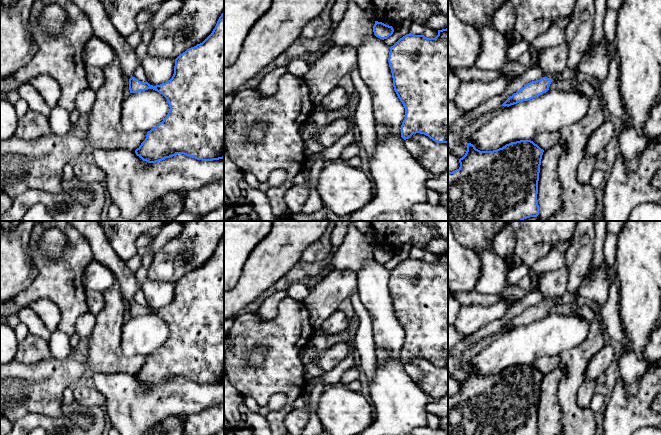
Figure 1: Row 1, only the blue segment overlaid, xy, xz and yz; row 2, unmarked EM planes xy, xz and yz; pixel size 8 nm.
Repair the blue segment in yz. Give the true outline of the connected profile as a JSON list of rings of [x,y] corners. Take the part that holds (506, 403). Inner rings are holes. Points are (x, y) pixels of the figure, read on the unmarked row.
[[[531,364],[506,368],[493,375],[480,375],[467,368],[460,391],[448,397],[448,435],[539,435],[537,424],[541,383],[544,374]]]

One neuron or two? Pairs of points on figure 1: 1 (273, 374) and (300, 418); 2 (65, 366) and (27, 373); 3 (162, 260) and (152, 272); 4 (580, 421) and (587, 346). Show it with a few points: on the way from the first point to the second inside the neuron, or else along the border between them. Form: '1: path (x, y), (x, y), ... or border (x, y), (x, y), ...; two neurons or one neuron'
1: border (294, 409), (285, 417), (283, 424); two neurons
2: path (56, 373), (36, 373); one neuron
3: path (161, 263), (155, 269); one neuron
4: path (571, 402), (573, 365); one neuron

